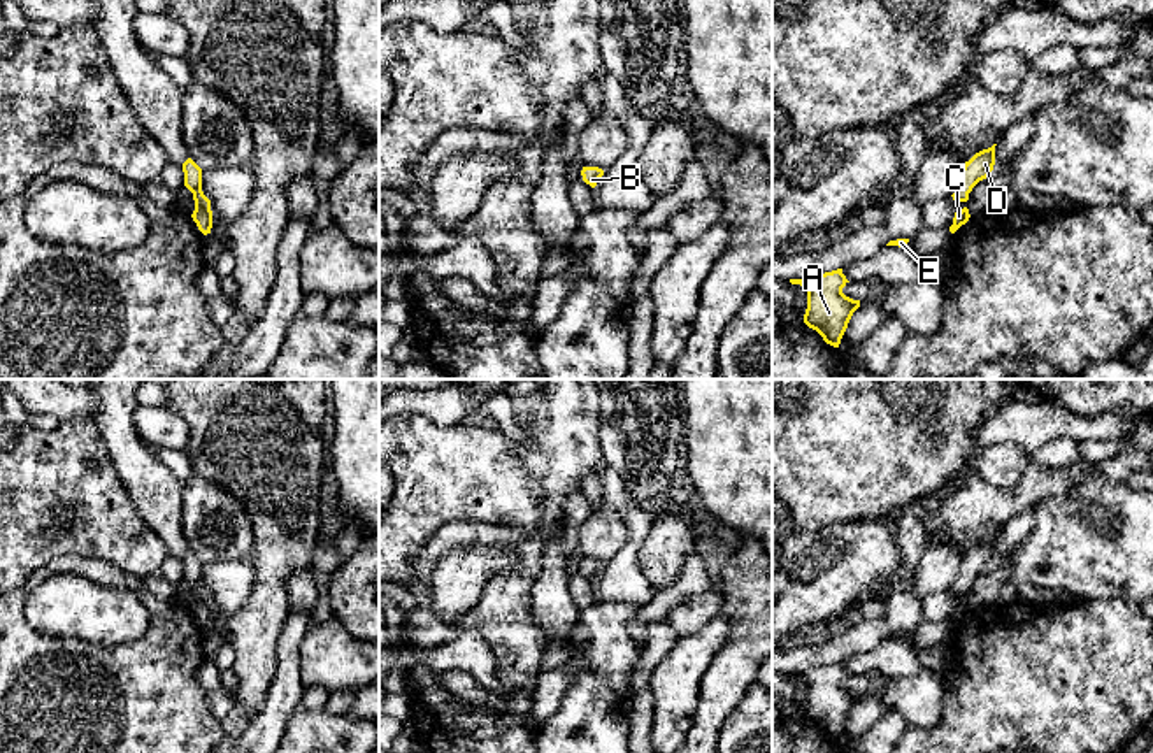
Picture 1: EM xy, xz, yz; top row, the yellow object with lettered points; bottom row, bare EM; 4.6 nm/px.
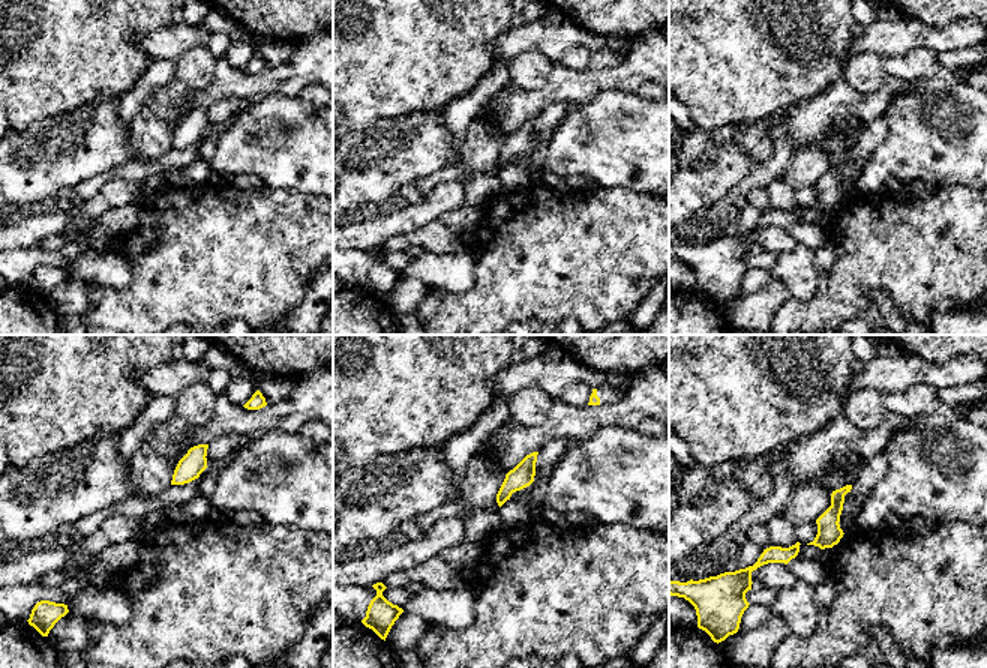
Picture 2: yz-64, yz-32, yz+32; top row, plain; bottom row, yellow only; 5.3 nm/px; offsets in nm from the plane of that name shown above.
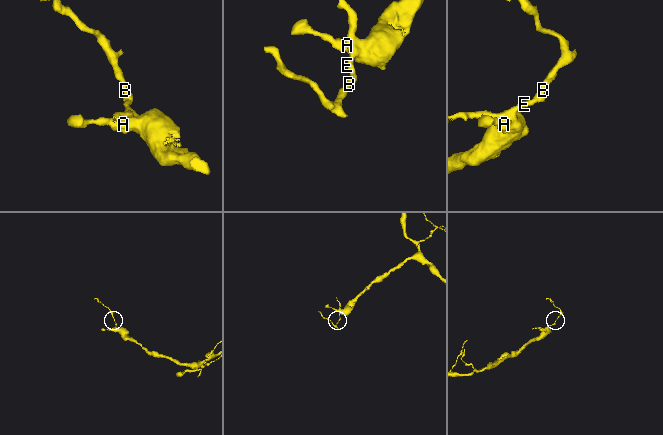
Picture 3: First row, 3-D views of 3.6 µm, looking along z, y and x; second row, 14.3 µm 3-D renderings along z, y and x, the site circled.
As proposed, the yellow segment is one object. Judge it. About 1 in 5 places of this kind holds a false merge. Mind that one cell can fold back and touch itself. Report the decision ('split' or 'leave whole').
leave whole

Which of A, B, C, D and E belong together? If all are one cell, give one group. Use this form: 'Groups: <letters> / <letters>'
Groups: A B C D E

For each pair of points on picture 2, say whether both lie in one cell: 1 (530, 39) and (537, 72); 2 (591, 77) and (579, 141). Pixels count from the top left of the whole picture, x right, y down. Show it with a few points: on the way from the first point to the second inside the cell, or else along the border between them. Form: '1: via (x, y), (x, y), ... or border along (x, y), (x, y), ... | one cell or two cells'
1: border along (507, 62), (531, 50), (540, 50), (552, 62) | two cells
2: border along (620, 90), (602, 89), (587, 102), (570, 102) | two cells

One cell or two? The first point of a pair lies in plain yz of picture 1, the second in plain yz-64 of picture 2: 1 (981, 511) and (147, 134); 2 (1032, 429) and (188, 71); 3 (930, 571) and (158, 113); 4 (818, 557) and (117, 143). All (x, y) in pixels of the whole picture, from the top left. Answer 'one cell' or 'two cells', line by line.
1: two cells
2: two cells
3: one cell
4: one cell

